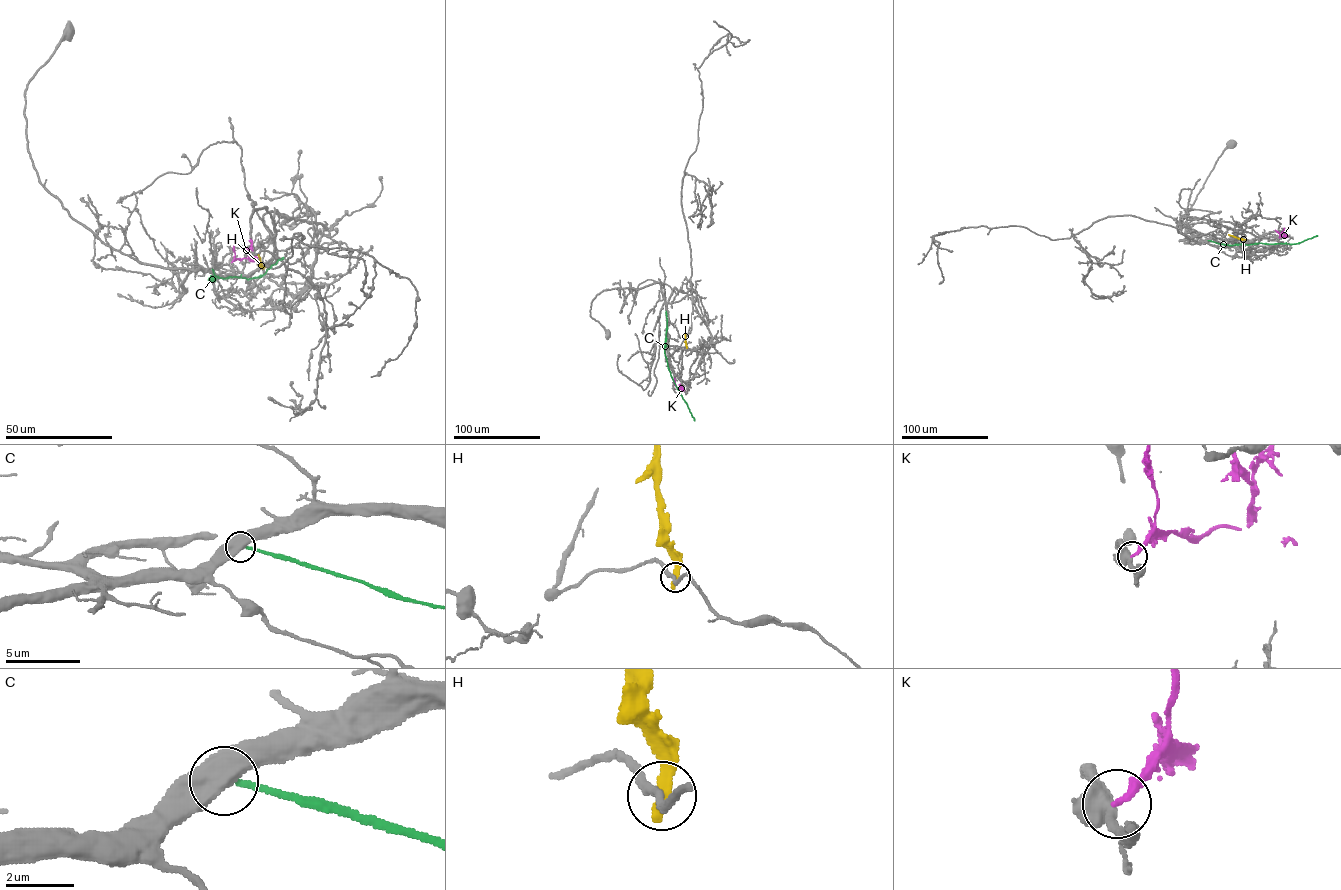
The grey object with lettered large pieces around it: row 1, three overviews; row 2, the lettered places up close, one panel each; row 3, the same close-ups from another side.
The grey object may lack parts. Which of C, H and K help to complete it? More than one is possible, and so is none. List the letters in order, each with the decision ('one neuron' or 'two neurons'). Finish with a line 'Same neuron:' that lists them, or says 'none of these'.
C: two neurons
H: two neurons
K: two neurons
Same neuron: none of these

